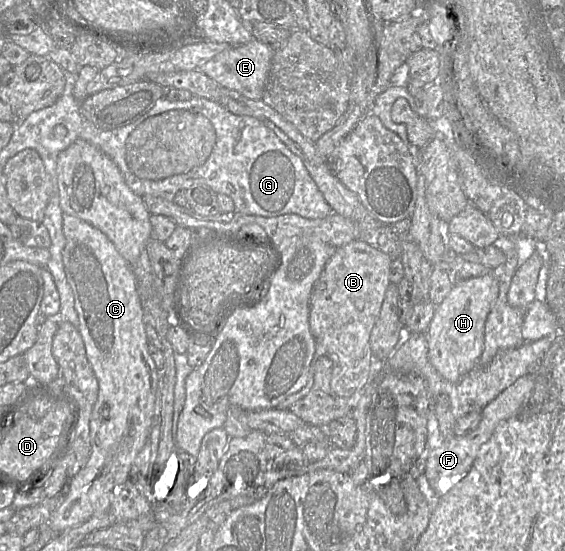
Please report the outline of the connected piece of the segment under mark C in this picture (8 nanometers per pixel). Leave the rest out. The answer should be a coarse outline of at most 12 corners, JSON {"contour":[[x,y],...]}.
{"contour":[[63,213],[64,270],[98,381],[89,460],[48,521],[108,513],[159,382],[131,265]]}

